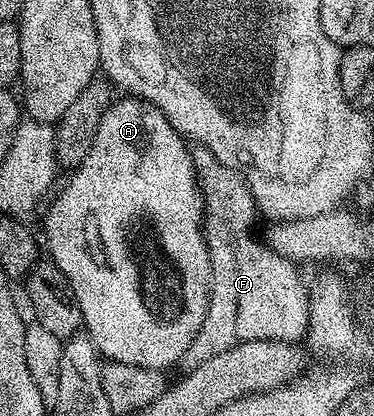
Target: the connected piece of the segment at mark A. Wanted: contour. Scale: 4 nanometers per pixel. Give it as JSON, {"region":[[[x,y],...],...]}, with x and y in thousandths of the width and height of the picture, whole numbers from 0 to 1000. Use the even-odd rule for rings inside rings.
{"region":[[[329,228],[329,236],[310,240],[305,248],[286,255],[275,264],[275,284],[259,305],[259,325],[243,346],[243,361],[227,373],[227,382],[211,397],[211,404],[187,418],[190,438],[171,450],[158,464],[158,476],[136,493],[136,505],[126,512],[126,524],[115,531],[115,560],[126,567],[126,589],[120,579],[123,615],[147,635],[158,649],[174,661],[174,671],[184,680],[184,690],[195,700],[195,709],[206,719],[206,728],[222,750],[222,779],[230,798],[238,803],[246,820],[259,825],[259,837],[289,870],[310,868],[313,873],[353,875],[356,882],[420,887],[433,892],[452,889],[455,877],[476,880],[489,865],[489,856],[505,844],[505,834],[516,825],[516,815],[527,815],[527,800],[537,796],[537,776],[548,776],[548,757],[553,755],[553,716],[564,700],[564,608],[553,601],[553,575],[548,567],[548,505],[543,500],[543,459],[537,438],[521,421],[521,397],[511,389],[511,358],[503,341],[495,337],[492,322],[481,320],[476,310],[457,303],[457,288],[439,276],[417,252],[401,252],[396,243],[382,240],[369,228]]]}

